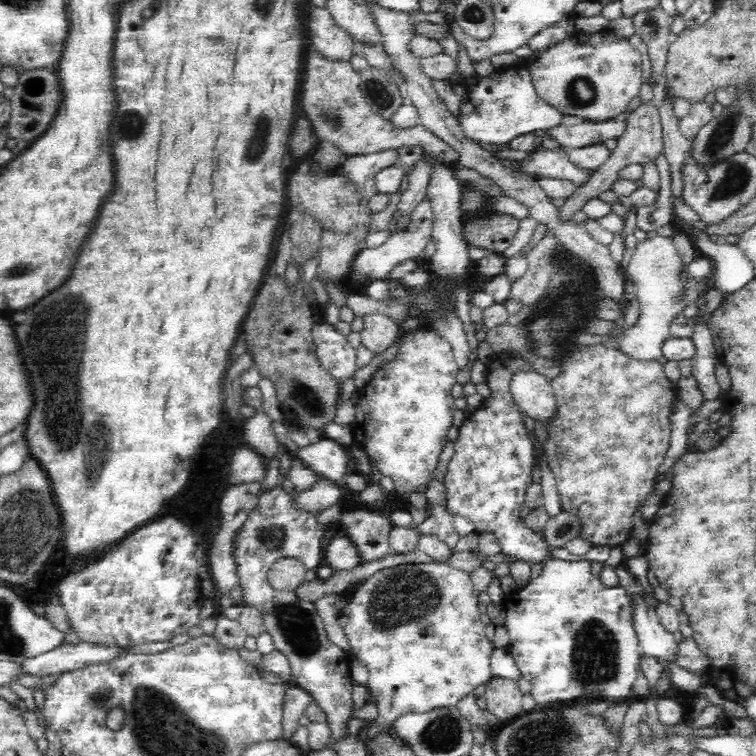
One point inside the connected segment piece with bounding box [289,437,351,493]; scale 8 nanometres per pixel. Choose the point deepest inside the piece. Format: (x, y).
(328, 459)

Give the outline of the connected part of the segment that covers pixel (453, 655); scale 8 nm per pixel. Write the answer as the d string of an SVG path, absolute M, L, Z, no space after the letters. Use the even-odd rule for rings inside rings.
M432 561L383 568L362 580L353 595L345 599L346 606L338 614L339 623L353 656L364 661L370 669L367 689L378 709L377 717L369 723L366 735L365 745L369 751L372 750L372 742L391 728L401 714L428 712L448 705L456 707L463 696L493 679L490 657L495 648L485 636L479 594L469 573Z

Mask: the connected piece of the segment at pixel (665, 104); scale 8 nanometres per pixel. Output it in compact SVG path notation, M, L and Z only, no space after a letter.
M666 94L658 110L663 128L663 153L670 165L672 194L681 198L682 181L679 172L691 143L681 134L679 119L674 115L672 106L673 99Z

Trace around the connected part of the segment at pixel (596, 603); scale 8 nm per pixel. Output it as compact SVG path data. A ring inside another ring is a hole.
M547 560L541 574L525 587L506 594L498 608L500 623L506 627L510 644L506 648L521 675L530 682L531 694L539 708L584 700L621 703L631 698L642 654L634 627L632 596L621 585L610 587L594 576L589 561Z

